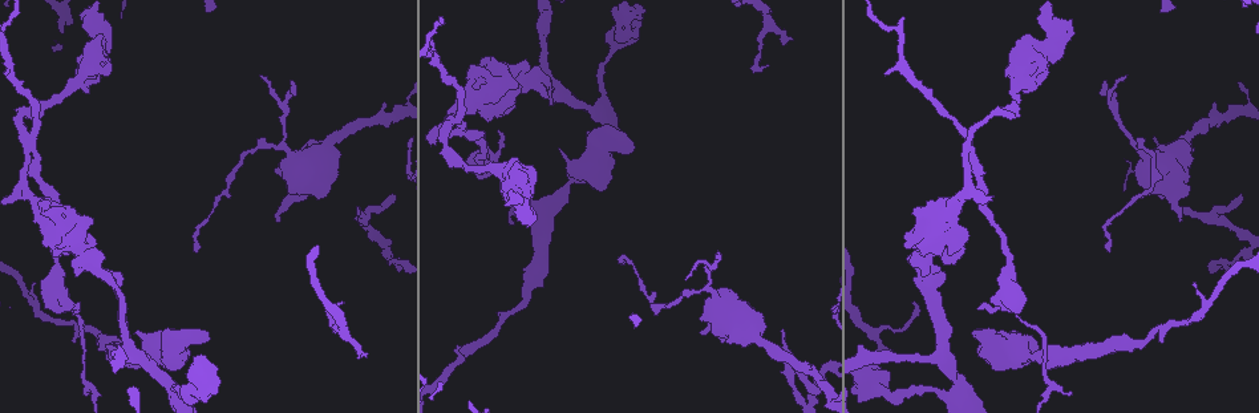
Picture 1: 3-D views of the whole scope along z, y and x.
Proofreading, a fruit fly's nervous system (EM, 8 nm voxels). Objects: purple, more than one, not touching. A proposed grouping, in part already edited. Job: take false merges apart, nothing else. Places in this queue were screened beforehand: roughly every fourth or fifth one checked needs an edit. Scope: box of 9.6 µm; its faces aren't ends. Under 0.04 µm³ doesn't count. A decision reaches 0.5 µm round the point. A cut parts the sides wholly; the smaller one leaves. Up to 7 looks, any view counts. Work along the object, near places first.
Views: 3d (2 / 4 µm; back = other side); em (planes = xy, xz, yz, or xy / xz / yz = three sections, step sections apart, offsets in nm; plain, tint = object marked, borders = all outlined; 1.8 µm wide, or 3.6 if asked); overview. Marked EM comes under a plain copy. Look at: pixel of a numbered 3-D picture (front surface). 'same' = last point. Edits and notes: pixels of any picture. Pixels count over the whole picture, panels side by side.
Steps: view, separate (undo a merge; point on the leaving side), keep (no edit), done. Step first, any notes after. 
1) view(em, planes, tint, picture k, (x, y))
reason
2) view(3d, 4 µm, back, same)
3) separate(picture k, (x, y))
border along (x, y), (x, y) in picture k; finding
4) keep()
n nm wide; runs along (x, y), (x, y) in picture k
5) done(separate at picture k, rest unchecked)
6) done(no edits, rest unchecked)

view(3d, 4 µm, picture 1, (69, 310))

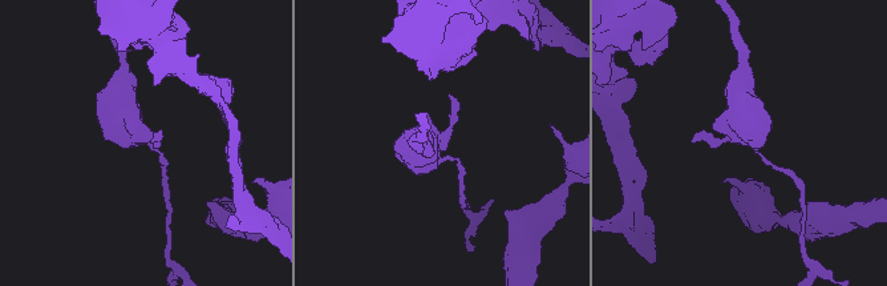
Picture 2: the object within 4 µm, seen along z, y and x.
view(em, 3.6 µm, yz, step 4, tint, picture 2, (750, 140))

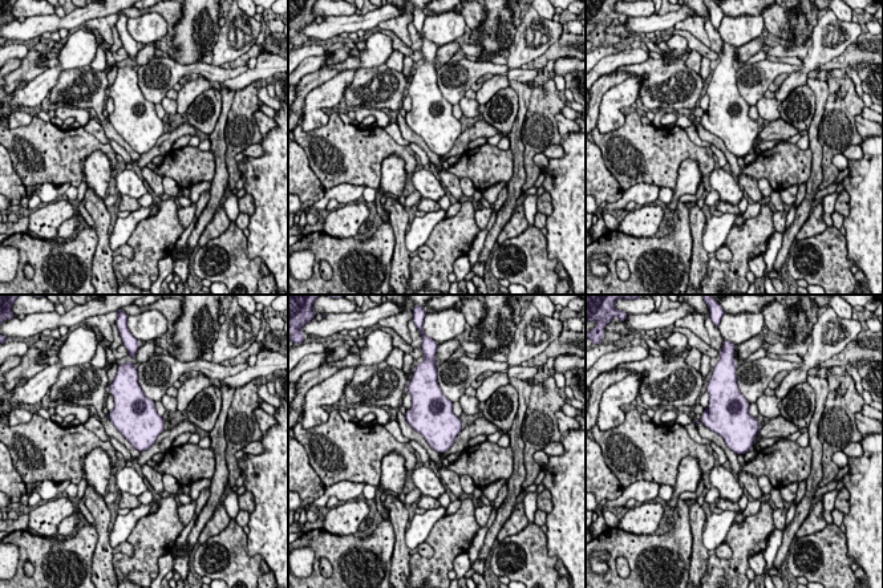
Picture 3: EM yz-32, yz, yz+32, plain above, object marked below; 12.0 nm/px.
view(em, 3.6 µm, planes, borders, same)
another direction

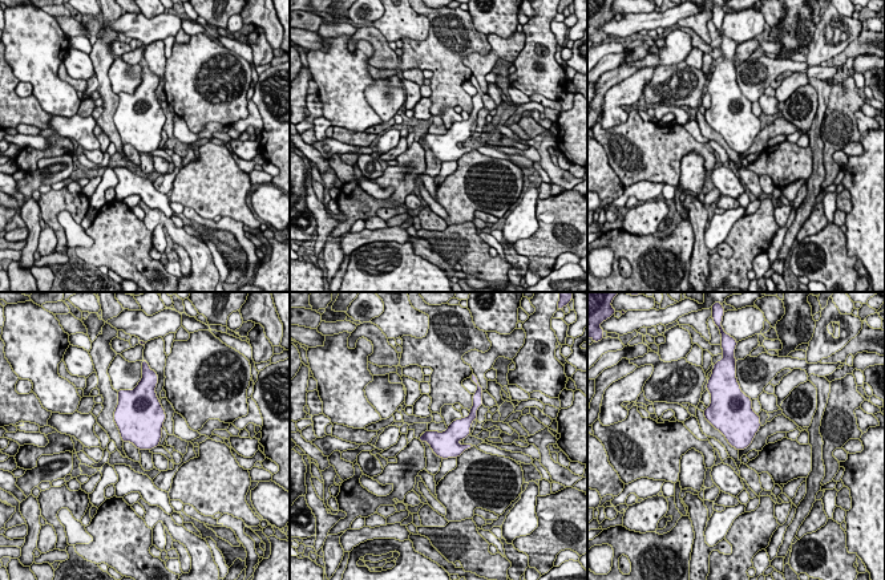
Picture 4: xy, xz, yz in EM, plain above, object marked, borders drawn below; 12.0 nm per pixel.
keep()
360 nm wide; all the same cell

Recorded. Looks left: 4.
view(em, planes, tint, picture 1, (944, 350))
sharp bend

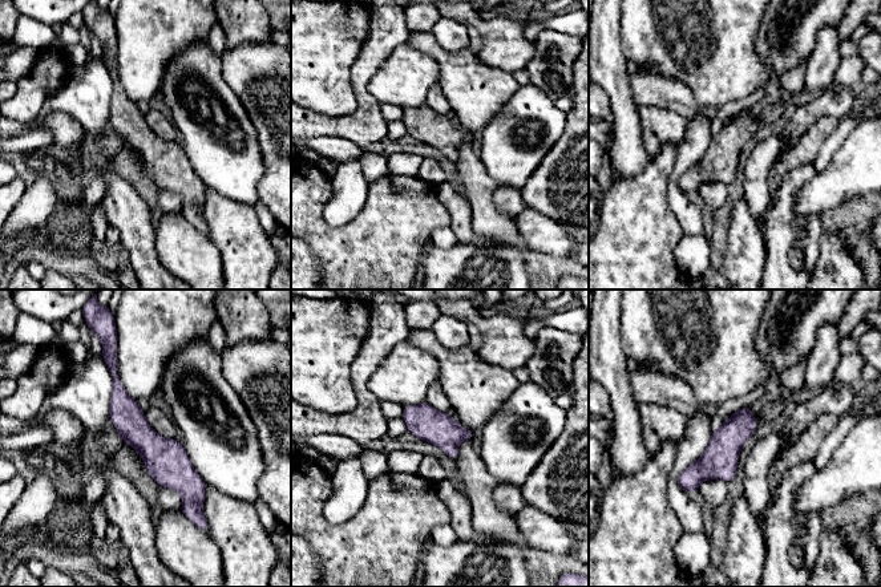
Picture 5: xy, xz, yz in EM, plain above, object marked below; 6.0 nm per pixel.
keep()
runs along (112, 365), (132, 426), (193, 500) in picture 5; continuous, no second cell

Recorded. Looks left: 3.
view(3d, 2 µm, picture 1, (1025, 58))
calibre changes

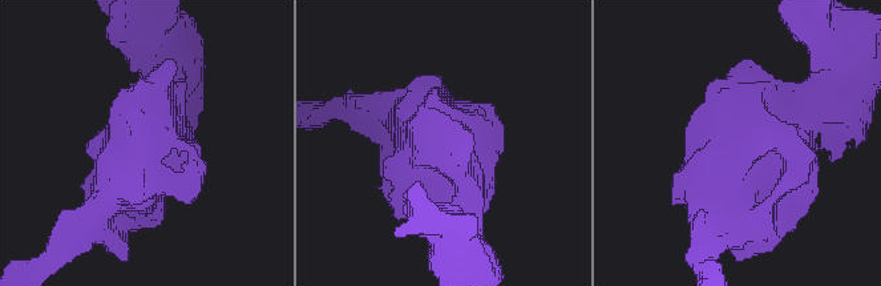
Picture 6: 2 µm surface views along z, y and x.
view(em, yz, step 8, tint, picture 6, (138, 151))
need the tissue

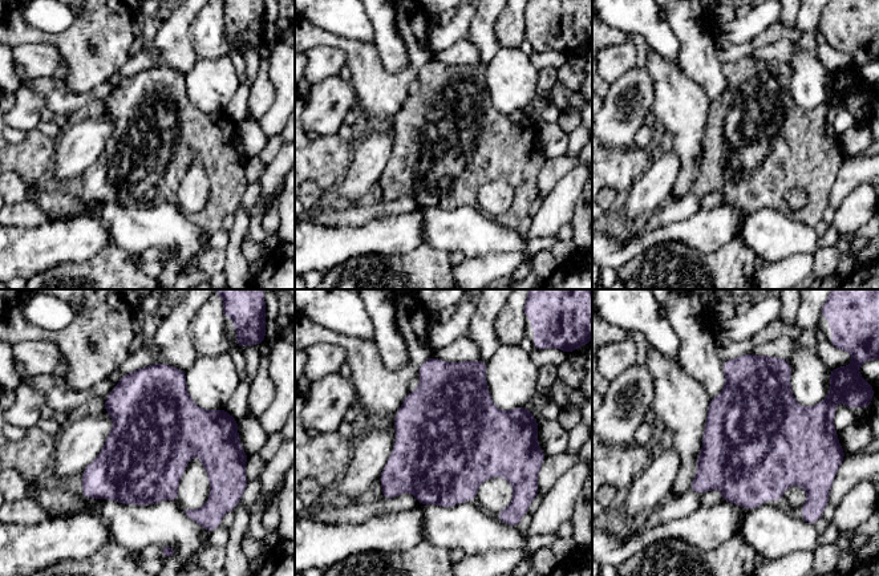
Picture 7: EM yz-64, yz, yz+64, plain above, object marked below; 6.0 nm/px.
view(em, planes, tint, same)

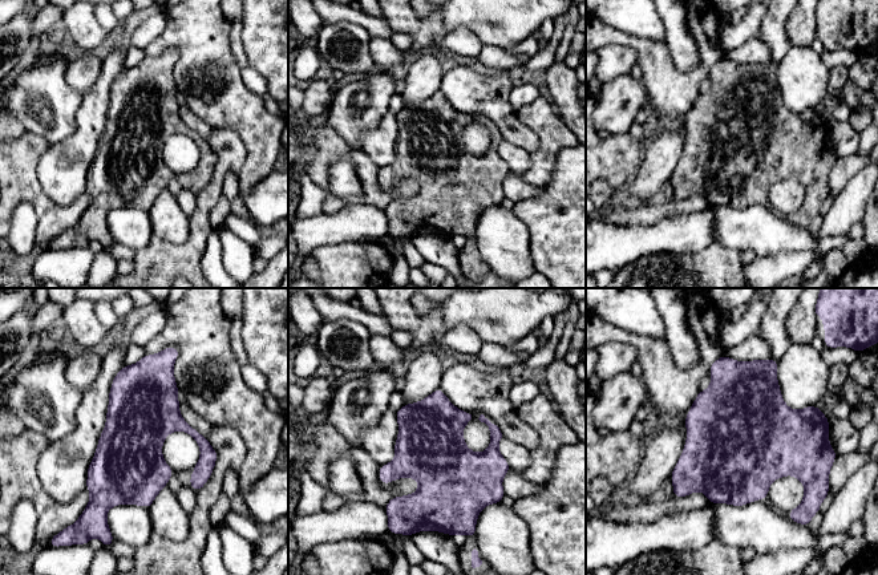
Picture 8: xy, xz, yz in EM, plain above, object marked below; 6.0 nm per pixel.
keep()
all the same cell

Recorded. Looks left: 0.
done(no edits, rest unchecked)

